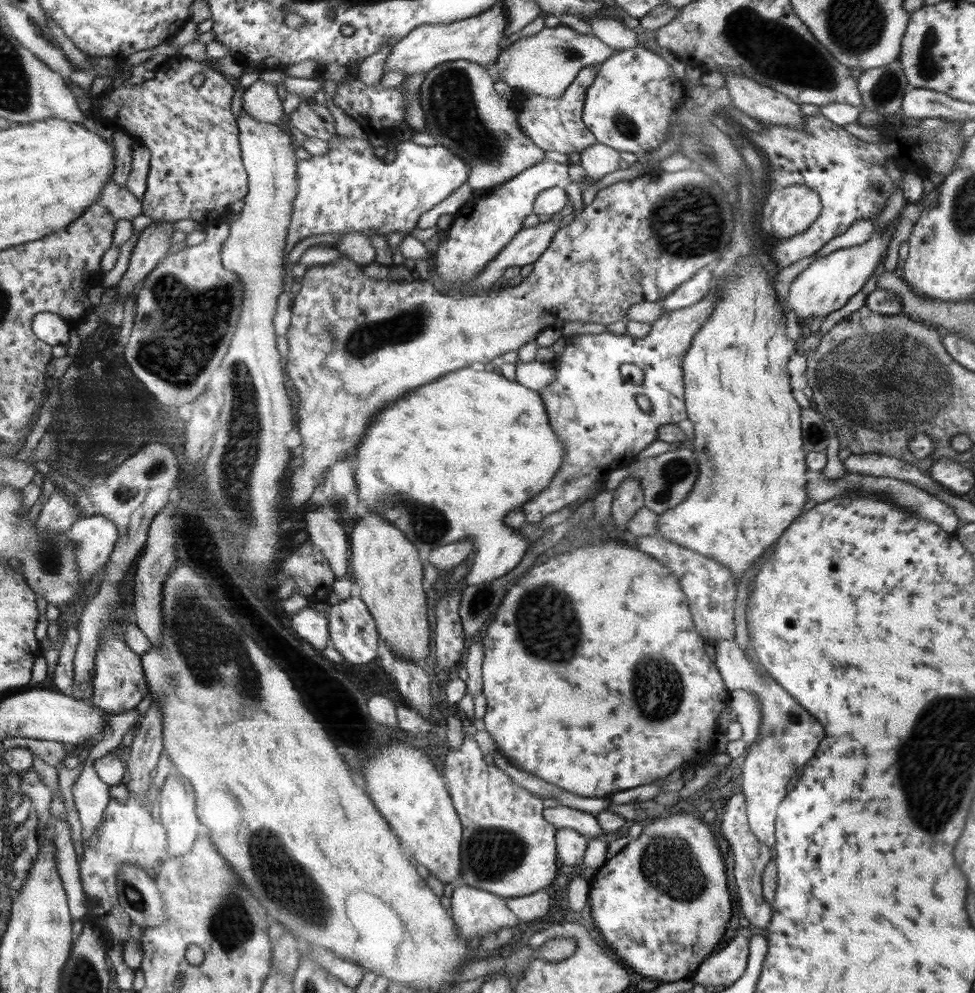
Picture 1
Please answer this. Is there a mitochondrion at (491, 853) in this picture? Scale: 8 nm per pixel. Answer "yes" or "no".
yes

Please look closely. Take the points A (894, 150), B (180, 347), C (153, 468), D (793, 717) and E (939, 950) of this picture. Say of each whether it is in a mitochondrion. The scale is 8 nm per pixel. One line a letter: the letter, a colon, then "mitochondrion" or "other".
A: other
B: mitochondrion
C: mitochondrion
D: mitochondrion
E: other

